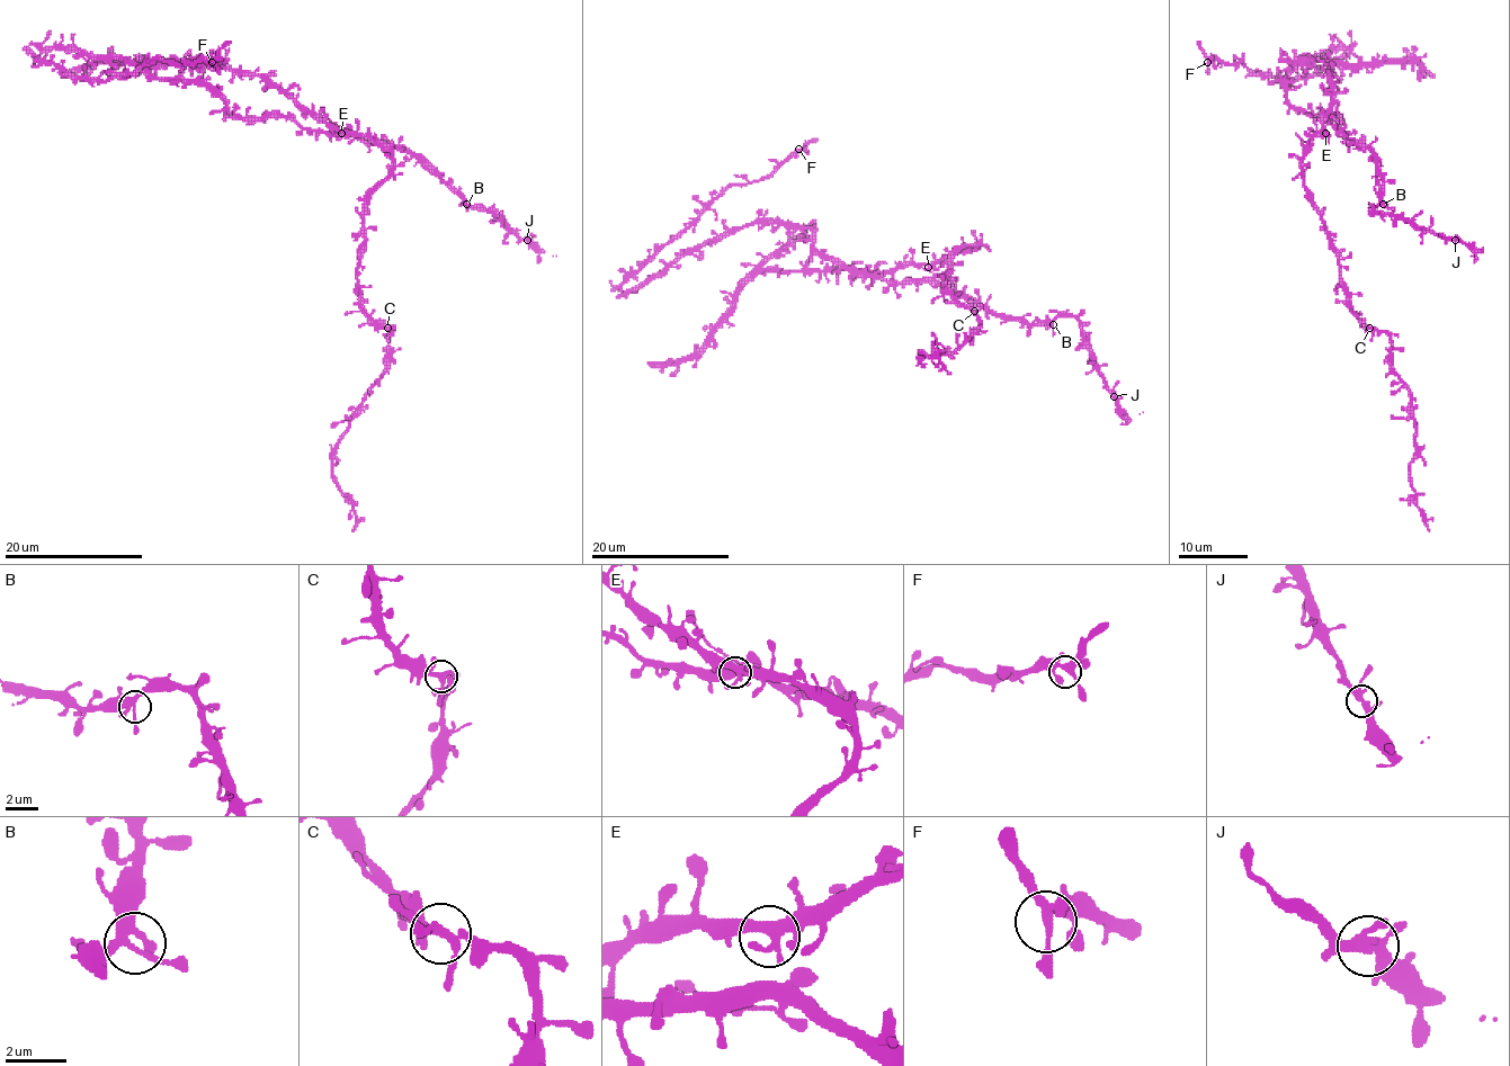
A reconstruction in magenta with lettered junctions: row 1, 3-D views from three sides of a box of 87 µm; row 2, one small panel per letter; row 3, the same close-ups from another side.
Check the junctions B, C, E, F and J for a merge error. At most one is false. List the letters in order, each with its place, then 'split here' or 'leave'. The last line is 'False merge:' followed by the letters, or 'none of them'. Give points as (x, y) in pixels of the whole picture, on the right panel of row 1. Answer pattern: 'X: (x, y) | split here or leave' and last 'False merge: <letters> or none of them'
B: (1383, 204) | leave
C: (1369, 328) | leave
E: (1325, 133) | leave
F: (1207, 62) | leave
J: (1455, 240) | leave
False merge: none of them

